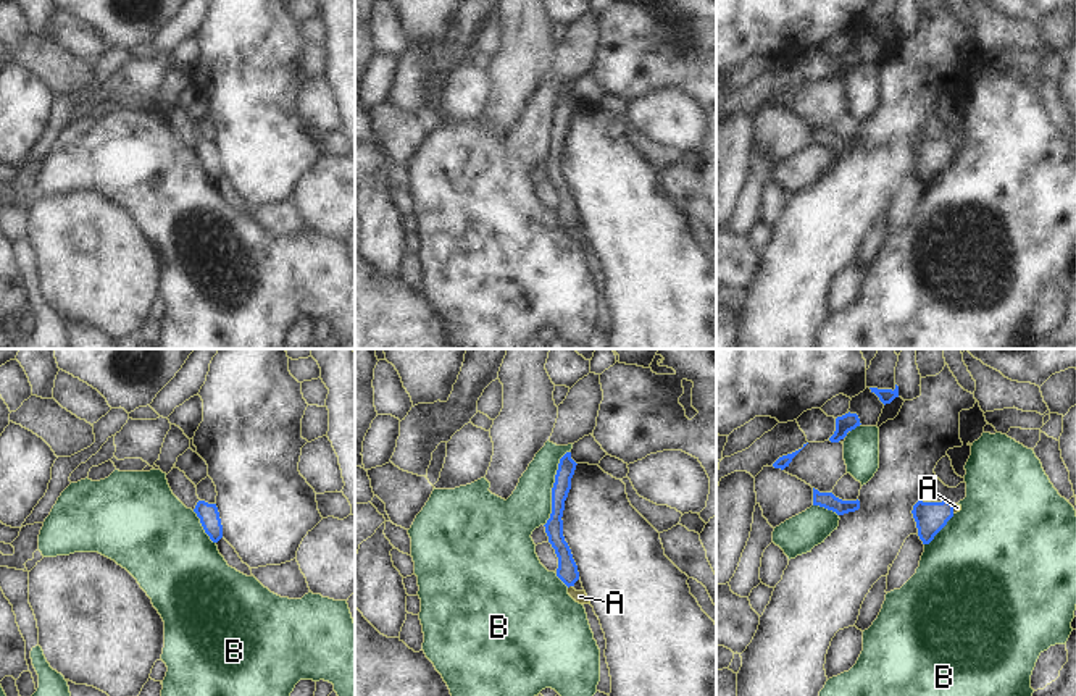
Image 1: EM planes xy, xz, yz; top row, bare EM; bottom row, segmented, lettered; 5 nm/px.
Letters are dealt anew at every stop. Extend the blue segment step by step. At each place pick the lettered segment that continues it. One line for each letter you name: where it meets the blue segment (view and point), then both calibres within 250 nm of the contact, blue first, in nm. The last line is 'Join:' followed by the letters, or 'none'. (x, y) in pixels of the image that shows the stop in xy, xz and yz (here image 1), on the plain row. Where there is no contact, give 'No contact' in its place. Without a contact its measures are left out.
Join: none.

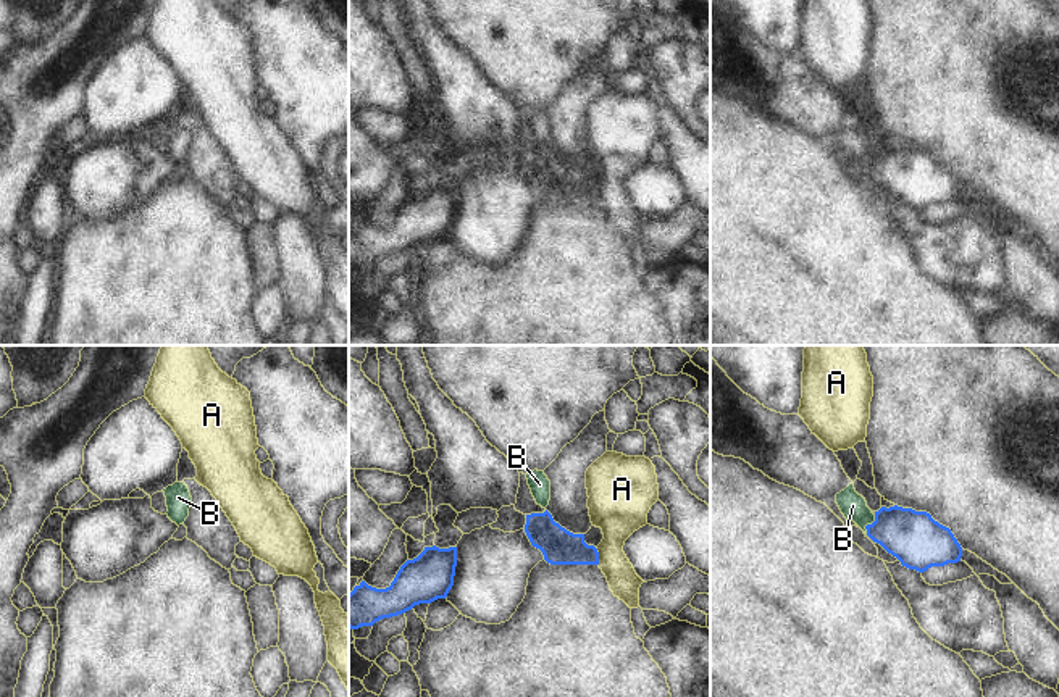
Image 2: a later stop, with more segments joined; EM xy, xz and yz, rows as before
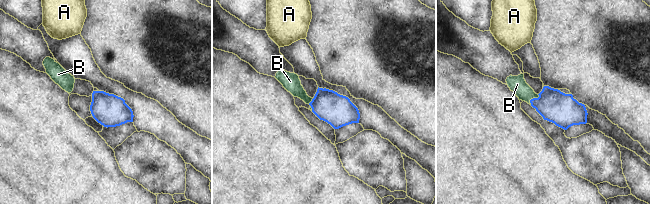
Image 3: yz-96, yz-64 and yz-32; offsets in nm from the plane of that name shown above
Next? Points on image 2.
B: Touches blue at yz (869, 163). Thickness 280 nm (blue) against 130 nm
Join: B.

